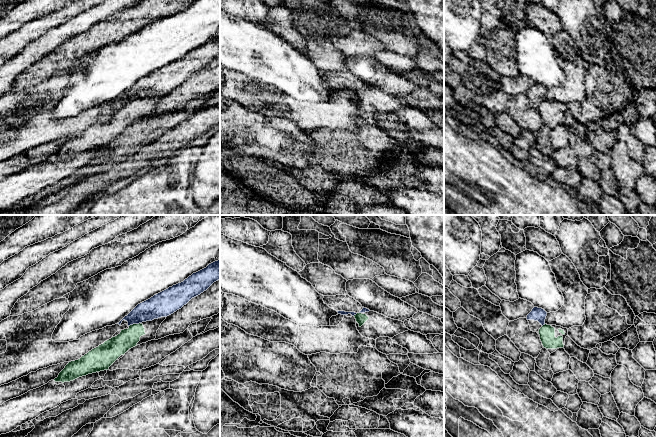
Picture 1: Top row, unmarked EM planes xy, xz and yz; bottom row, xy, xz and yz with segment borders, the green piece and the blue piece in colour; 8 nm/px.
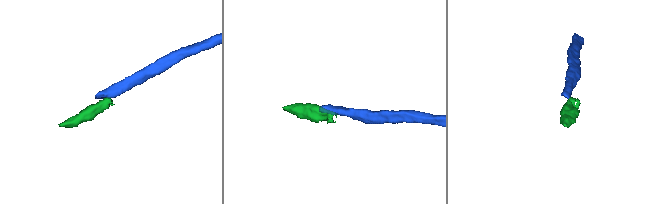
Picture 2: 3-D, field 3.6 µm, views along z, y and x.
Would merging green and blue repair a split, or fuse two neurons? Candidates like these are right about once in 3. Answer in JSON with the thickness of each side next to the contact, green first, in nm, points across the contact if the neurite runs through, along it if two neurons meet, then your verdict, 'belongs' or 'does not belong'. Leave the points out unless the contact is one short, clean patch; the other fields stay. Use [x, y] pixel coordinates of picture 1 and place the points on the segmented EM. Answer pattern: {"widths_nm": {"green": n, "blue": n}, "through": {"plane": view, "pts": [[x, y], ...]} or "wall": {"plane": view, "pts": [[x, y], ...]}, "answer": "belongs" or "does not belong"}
{"widths_nm": {"green": 160, "blue": 180}, "wall": {"plane": "xy", "pts": [[140, 322], [129, 326]]}, "answer": "does not belong"}

